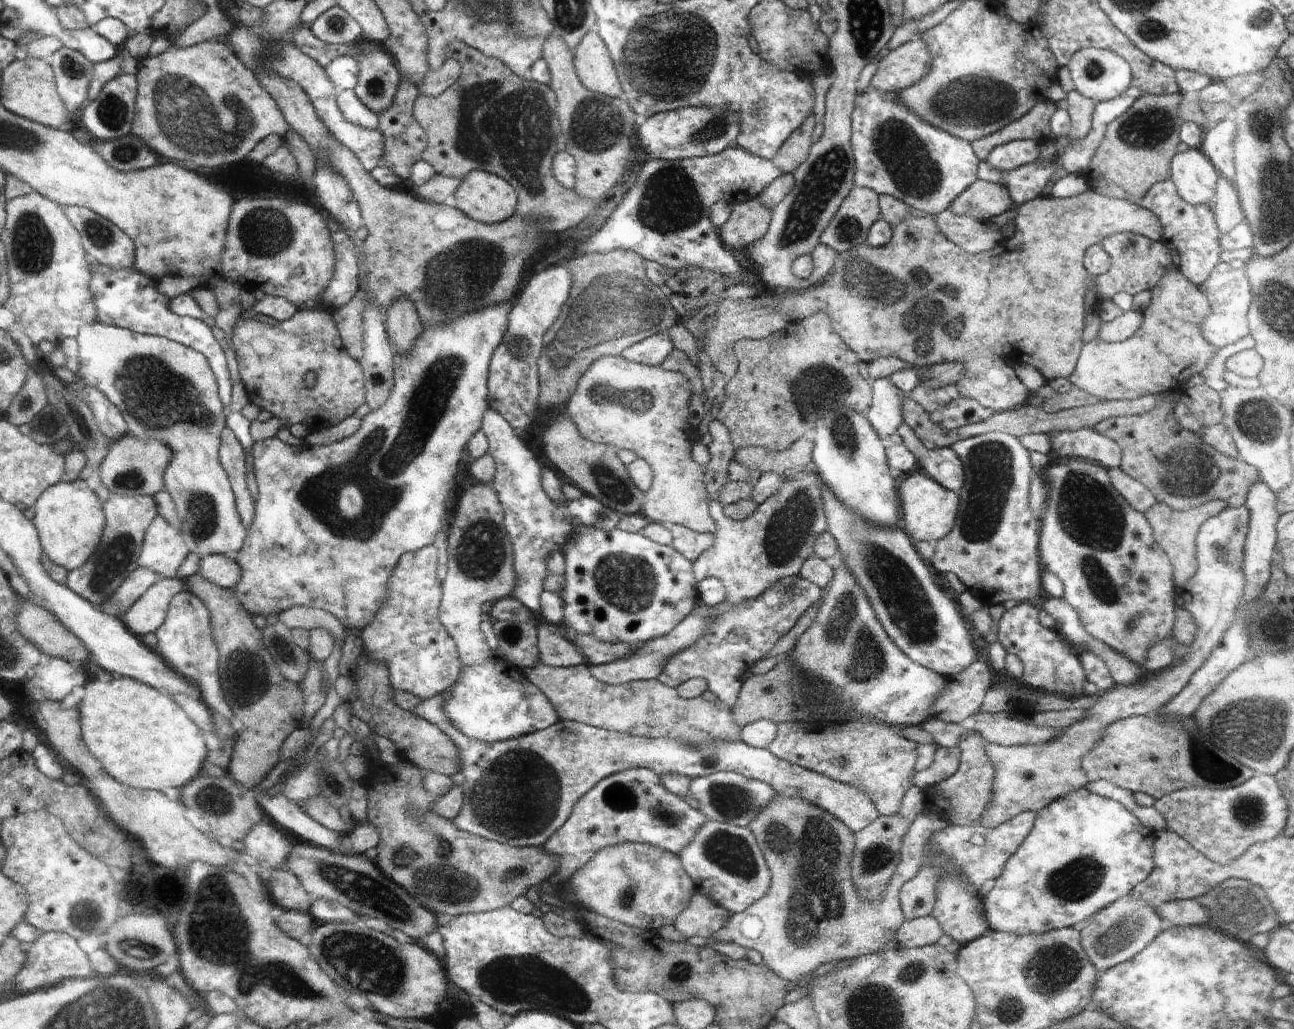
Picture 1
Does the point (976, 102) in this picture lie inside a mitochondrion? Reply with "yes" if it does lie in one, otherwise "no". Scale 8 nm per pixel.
yes

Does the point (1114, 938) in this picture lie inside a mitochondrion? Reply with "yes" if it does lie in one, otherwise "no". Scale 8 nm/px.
yes

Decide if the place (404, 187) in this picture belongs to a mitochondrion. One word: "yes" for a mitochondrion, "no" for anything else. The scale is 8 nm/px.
no

